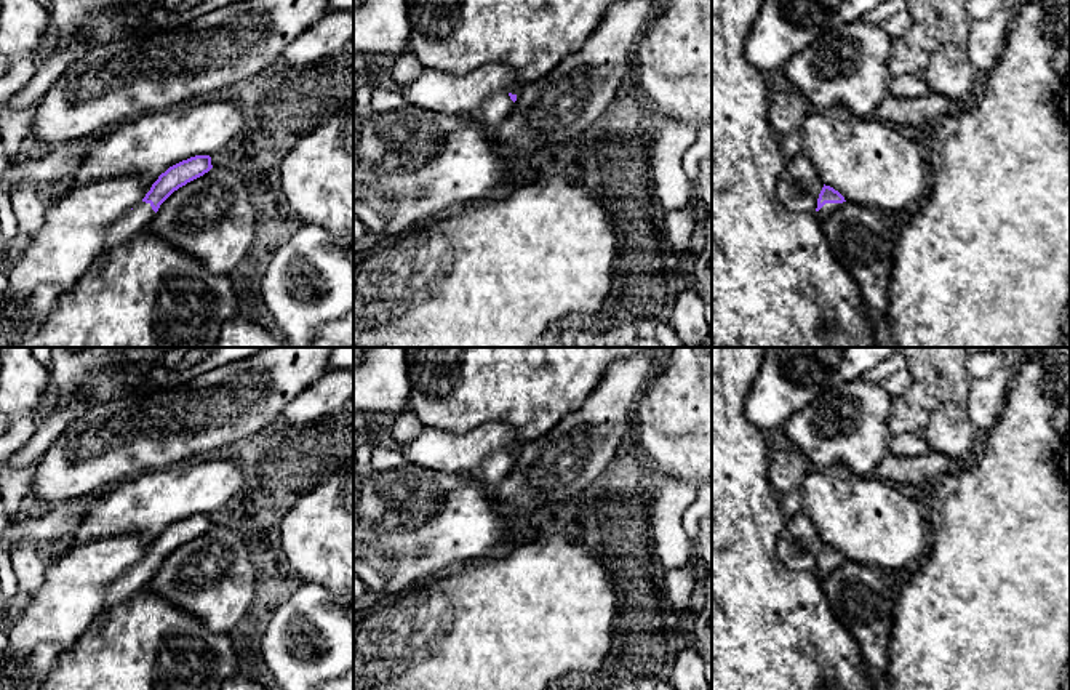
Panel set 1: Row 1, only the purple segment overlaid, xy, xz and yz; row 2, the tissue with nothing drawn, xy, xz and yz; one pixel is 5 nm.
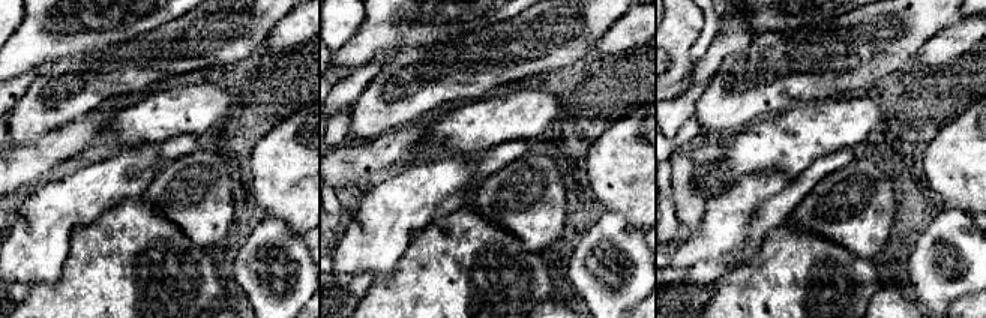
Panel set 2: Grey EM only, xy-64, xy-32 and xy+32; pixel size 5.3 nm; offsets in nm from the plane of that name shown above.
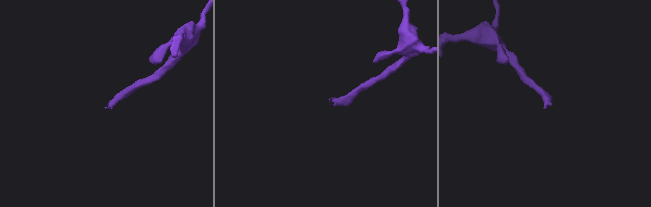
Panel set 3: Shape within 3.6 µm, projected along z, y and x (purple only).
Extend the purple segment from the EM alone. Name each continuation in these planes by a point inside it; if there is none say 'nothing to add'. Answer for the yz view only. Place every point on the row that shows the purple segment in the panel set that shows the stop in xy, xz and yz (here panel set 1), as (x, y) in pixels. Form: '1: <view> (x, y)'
1: yz (827, 208)

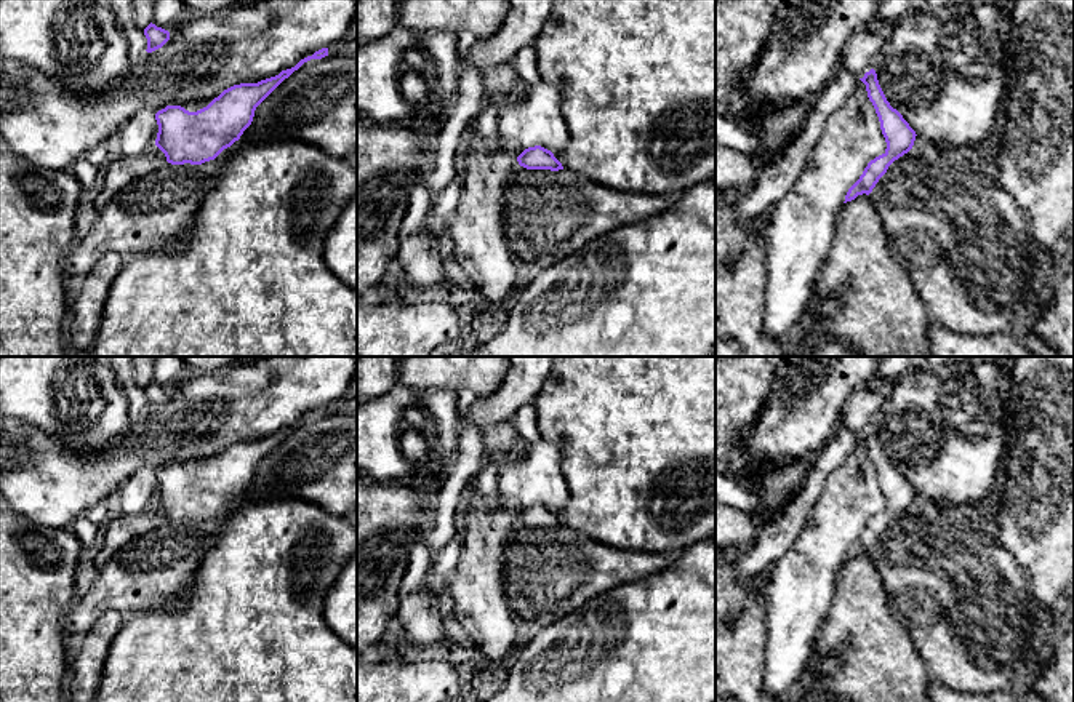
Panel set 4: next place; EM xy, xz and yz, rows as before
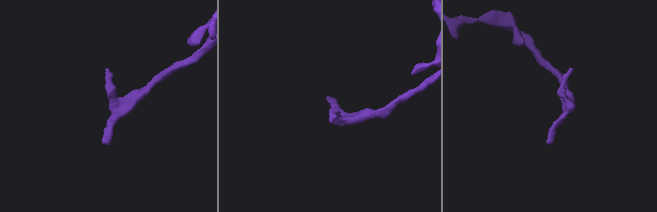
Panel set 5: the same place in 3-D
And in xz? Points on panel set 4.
nothing to add

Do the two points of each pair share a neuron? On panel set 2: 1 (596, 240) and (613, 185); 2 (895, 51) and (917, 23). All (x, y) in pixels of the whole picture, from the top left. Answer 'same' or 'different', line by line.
1: different
2: same

